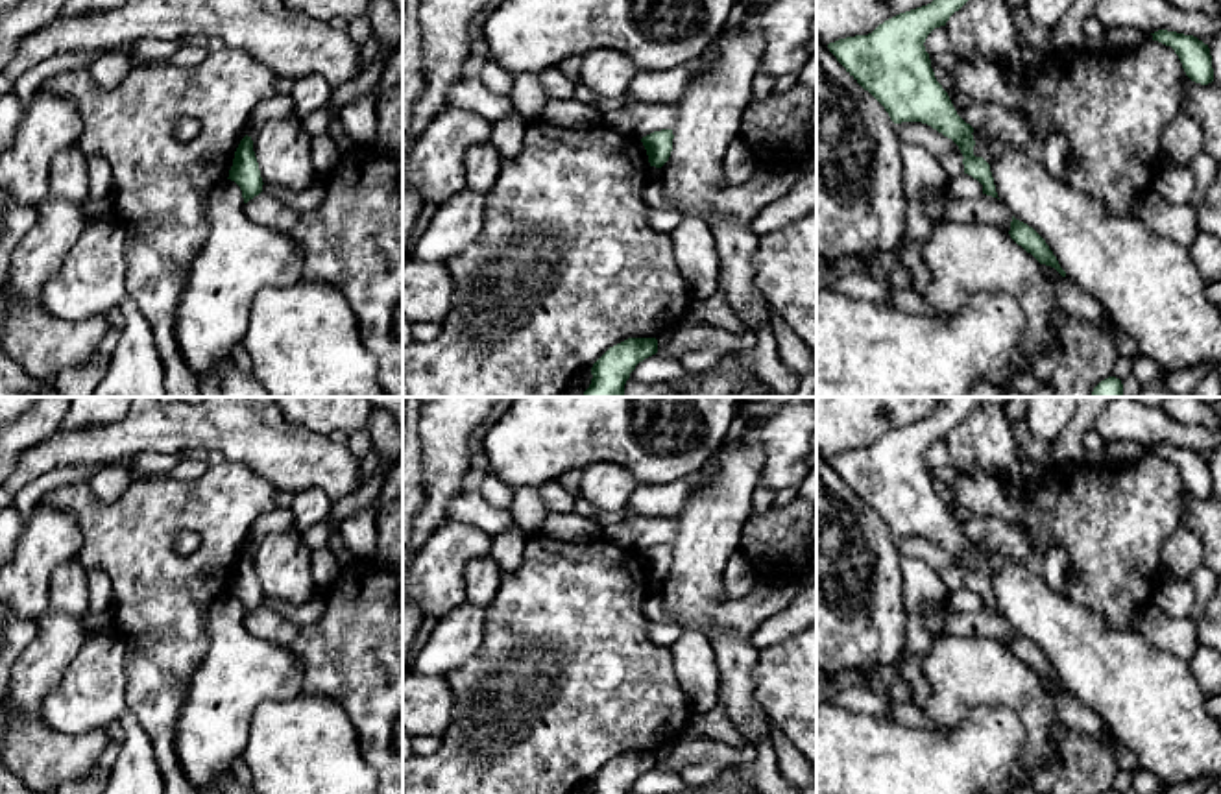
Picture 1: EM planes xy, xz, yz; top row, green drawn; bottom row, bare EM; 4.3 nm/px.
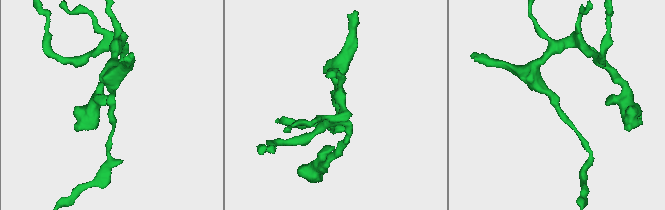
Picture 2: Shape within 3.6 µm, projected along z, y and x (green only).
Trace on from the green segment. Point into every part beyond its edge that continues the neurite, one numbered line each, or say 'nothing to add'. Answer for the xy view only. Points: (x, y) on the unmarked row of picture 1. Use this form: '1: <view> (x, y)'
nothing to add

